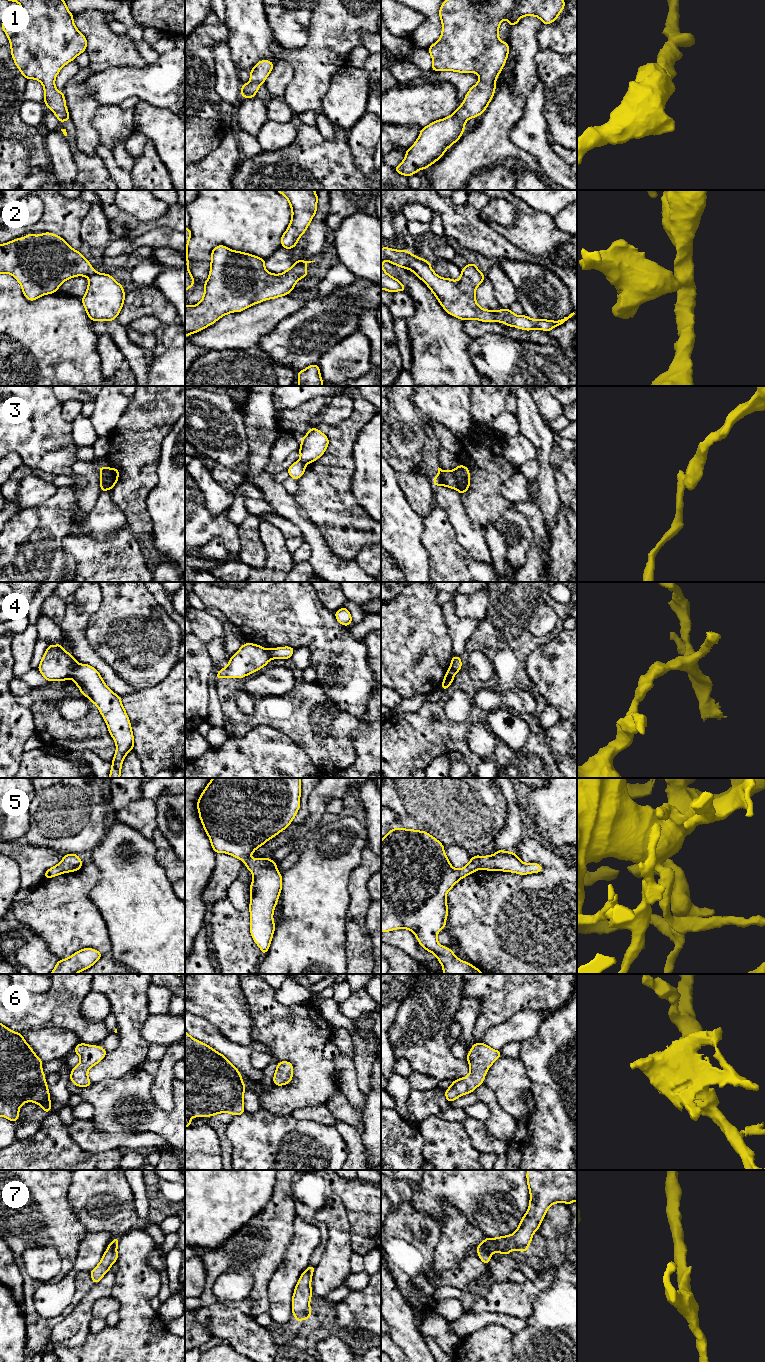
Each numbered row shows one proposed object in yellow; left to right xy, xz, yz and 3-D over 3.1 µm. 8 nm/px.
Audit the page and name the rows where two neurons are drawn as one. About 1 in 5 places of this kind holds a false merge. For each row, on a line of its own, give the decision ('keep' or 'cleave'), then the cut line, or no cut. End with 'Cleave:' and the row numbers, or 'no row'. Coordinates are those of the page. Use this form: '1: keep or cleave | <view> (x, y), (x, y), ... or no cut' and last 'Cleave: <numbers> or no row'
1: keep | no cut
2: keep | no cut
3: cleave | xy (109, 468), (106, 489)
4: cleave | xy (78, 663), (69, 677)
5: keep | no cut
6: keep | no cut
7: keep | no cut
Cleave: 3, 4

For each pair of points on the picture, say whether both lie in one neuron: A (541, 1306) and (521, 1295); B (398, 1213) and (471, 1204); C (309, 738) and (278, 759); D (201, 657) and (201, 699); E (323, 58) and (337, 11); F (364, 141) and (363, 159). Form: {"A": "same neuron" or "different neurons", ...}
{"A": "different neurons", "B": "different neurons", "C": "different neurons", "D": "same neuron", "E": "same neuron", "F": "same neuron"}

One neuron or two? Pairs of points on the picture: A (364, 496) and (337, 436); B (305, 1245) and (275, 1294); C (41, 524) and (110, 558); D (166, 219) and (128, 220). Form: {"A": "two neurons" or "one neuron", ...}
{"A": "two neurons", "B": "one neuron", "C": "two neurons", "D": "one neuron"}

